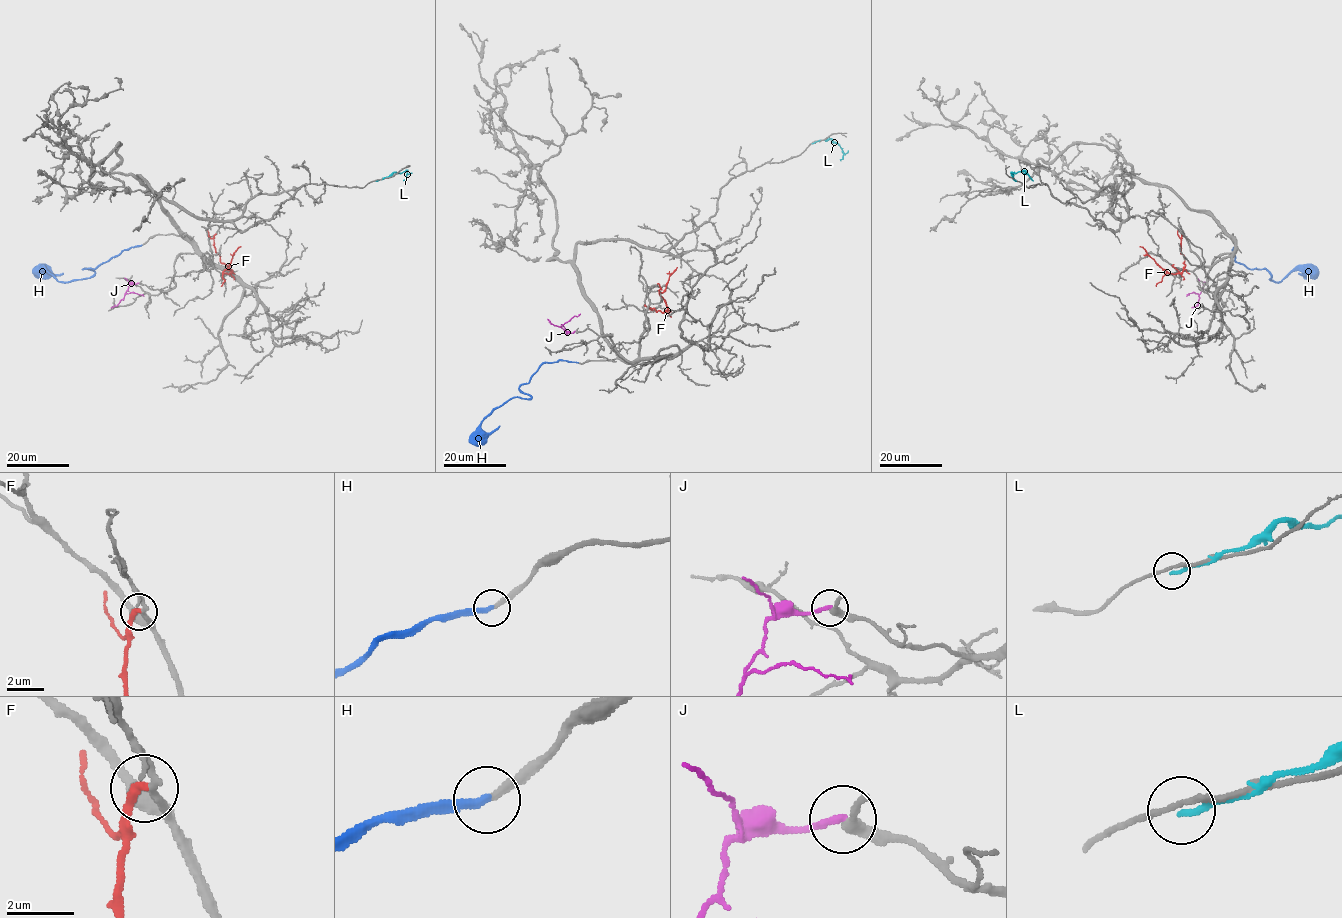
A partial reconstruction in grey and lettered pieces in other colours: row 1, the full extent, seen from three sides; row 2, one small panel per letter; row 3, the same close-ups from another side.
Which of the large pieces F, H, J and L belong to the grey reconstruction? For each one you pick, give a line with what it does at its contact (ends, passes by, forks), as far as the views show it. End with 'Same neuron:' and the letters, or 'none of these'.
H: it ends there
Same neuron: H

